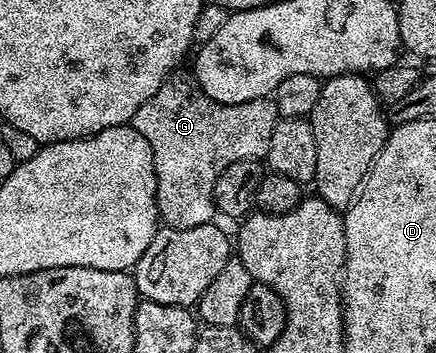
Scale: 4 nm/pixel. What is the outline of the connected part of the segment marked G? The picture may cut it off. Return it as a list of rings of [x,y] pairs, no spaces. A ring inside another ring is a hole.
[[[177,70],[168,80],[134,113],[131,127],[146,141],[150,141],[150,153],[154,153],[154,173],[156,174],[156,213],[159,222],[166,227],[194,229],[194,225],[213,222],[217,214],[212,200],[216,175],[234,161],[247,159],[263,160],[270,149],[270,133],[280,118],[276,103],[270,97],[255,99],[238,105],[226,105],[206,97],[198,85],[195,74]]]

